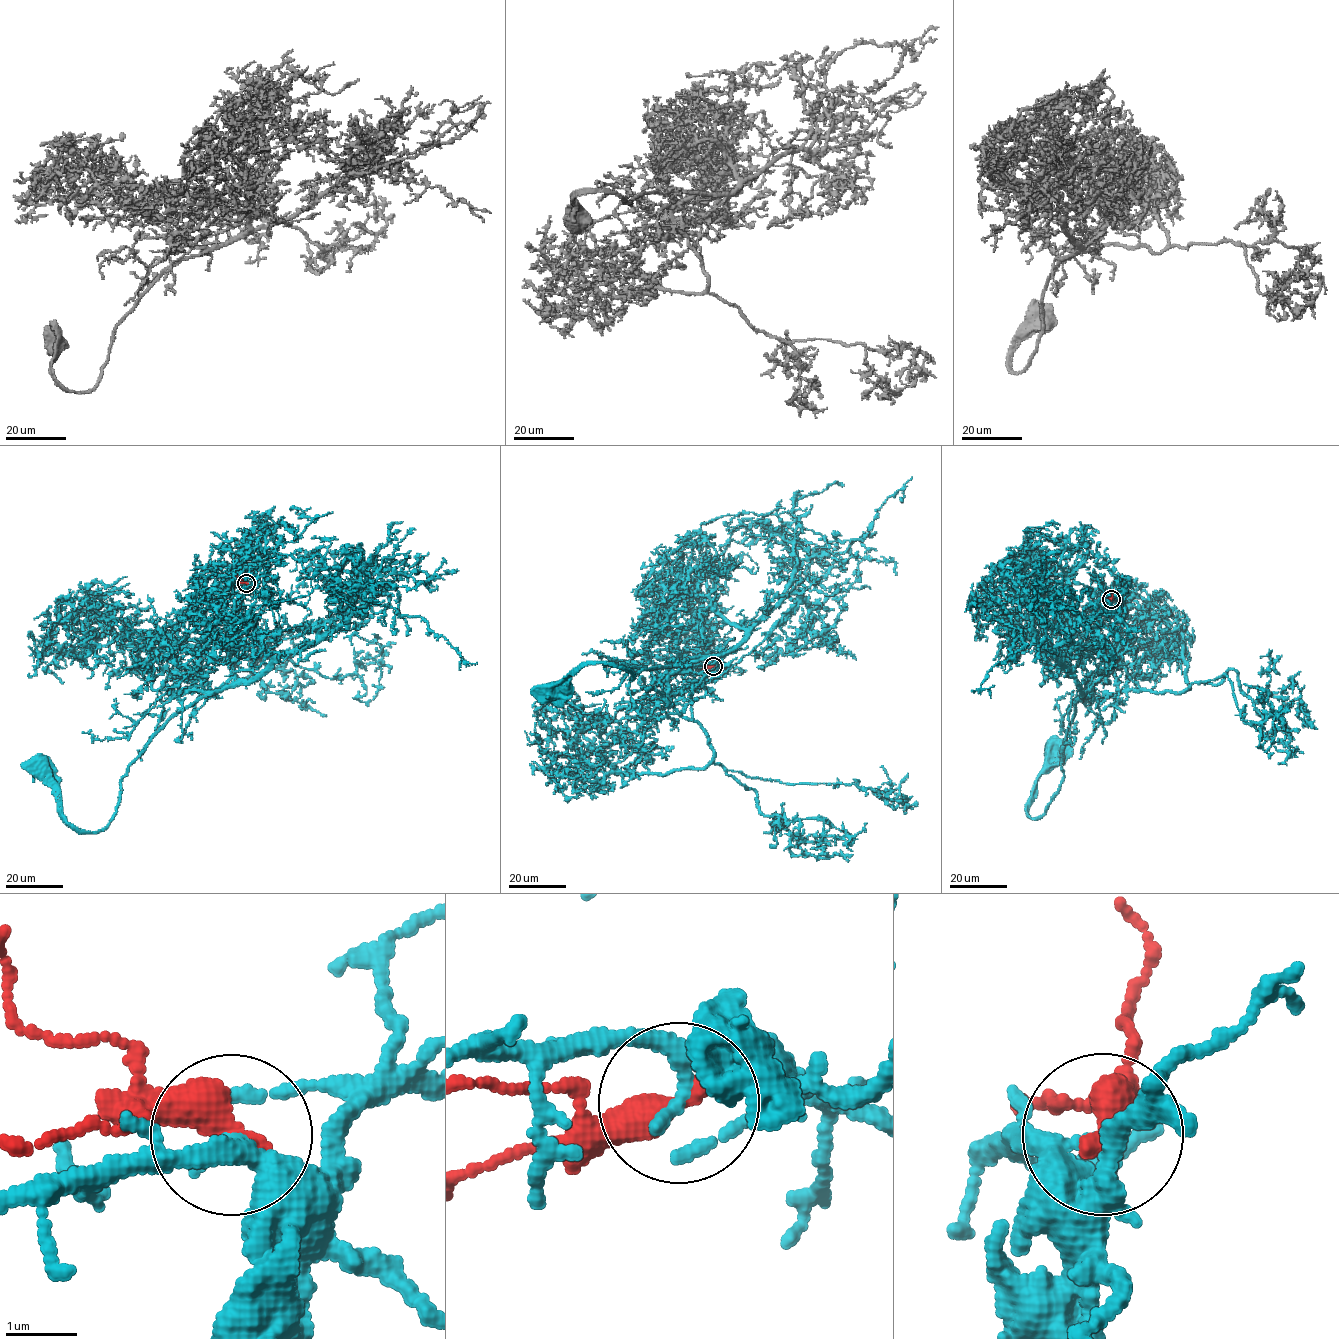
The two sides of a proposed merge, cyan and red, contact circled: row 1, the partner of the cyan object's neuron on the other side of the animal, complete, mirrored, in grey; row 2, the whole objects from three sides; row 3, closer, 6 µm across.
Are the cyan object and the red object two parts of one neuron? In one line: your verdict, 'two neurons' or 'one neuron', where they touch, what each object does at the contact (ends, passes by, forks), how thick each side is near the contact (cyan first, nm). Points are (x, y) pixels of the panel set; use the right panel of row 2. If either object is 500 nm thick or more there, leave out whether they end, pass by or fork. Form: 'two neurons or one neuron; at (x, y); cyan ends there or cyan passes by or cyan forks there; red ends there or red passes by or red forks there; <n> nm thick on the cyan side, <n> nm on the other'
two neurons; at (1111, 599); 240 nm thick on the cyan side, 500 nm on the other

